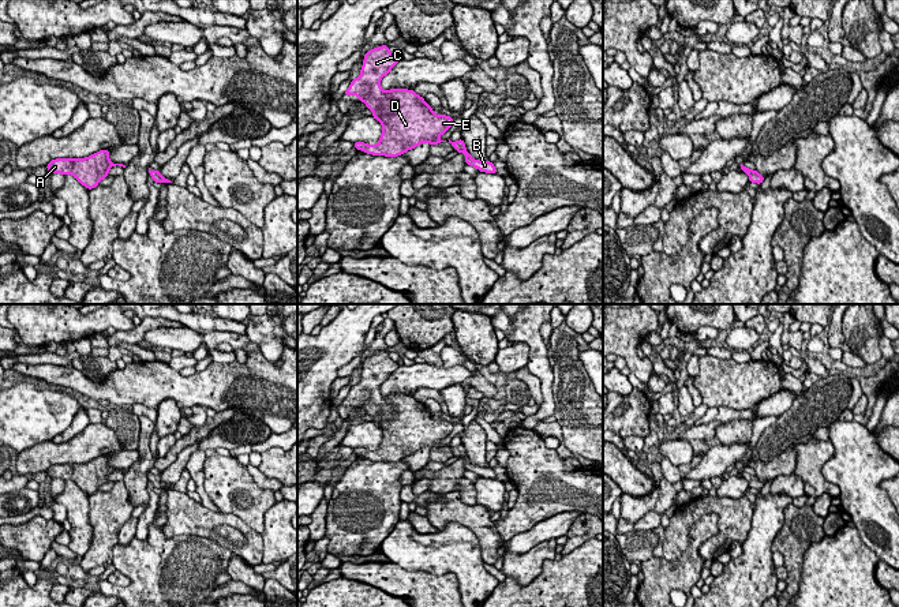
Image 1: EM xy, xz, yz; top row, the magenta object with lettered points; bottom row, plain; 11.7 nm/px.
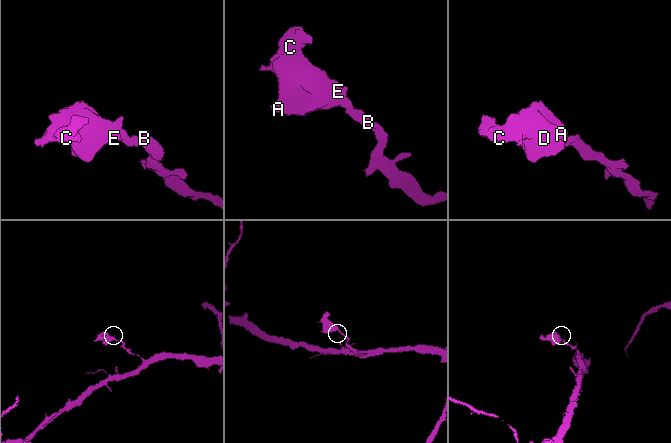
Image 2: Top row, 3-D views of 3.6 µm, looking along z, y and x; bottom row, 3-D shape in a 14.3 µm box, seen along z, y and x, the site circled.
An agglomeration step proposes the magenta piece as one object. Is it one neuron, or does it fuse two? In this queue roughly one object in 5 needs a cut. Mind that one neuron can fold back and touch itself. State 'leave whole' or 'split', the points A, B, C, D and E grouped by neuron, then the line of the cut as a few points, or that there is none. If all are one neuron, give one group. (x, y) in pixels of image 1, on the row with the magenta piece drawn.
leave whole; groups A B C D E; cut none

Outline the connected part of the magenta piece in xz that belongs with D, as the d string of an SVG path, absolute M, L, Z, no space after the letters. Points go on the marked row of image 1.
M387 45L368 50L364 55L360 75L351 80L348 90L344 93L344 95L357 95L359 101L363 101L367 108L374 112L372 117L382 124L379 142L374 146L364 142L356 142L353 143L356 150L363 150L372 156L397 157L426 142L430 145L446 142L439 140L438 138L452 127L453 119L450 116L443 113L435 115L424 98L417 95L413 90L397 87L387 91L382 90L381 79L387 75L398 61L400 59L390 53Z

